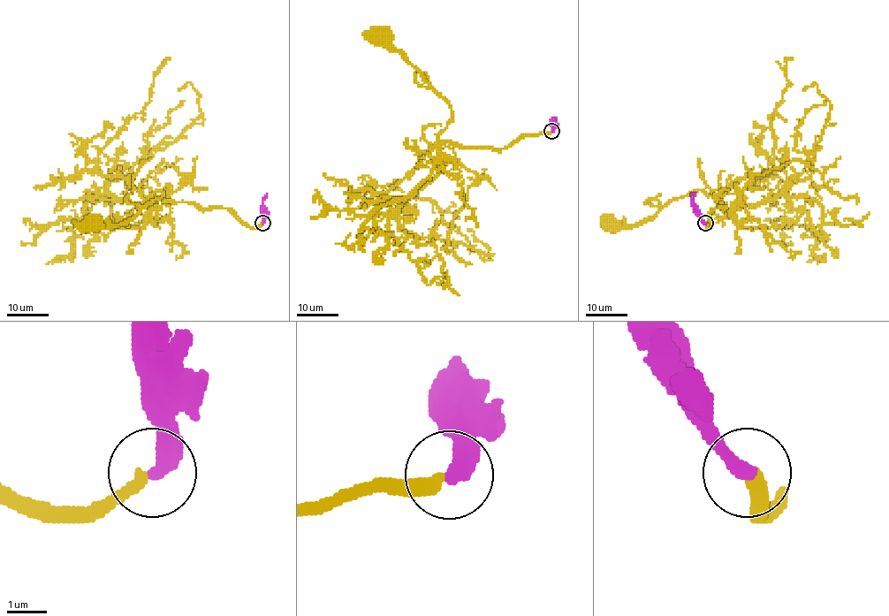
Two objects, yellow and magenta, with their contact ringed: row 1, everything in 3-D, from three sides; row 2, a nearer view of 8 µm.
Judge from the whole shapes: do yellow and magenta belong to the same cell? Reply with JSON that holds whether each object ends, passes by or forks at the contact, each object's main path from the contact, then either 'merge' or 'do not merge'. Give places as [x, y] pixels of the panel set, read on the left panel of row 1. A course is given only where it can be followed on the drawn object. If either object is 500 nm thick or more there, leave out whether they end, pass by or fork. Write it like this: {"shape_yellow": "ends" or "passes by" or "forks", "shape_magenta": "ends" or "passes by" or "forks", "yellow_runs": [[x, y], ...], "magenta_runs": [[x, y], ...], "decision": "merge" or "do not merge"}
{"shape_yellow": "ends", "shape_magenta": "ends", "yellow_runs": [[262, 223], [244, 224], [226, 209], [153, 200], [155, 190], [161, 196], [134, 216], [112, 227], [94, 224]], "magenta_runs": [[262, 223], [263, 199], [267, 193]], "decision": "do not merge"}

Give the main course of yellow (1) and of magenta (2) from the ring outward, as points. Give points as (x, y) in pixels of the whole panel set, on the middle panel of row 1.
1: (551, 132), (522, 134), (504, 148), (459, 147), (442, 141), (438, 134), (452, 117), (451, 106), (383, 35)
2: (551, 132), (552, 120), (557, 119)

